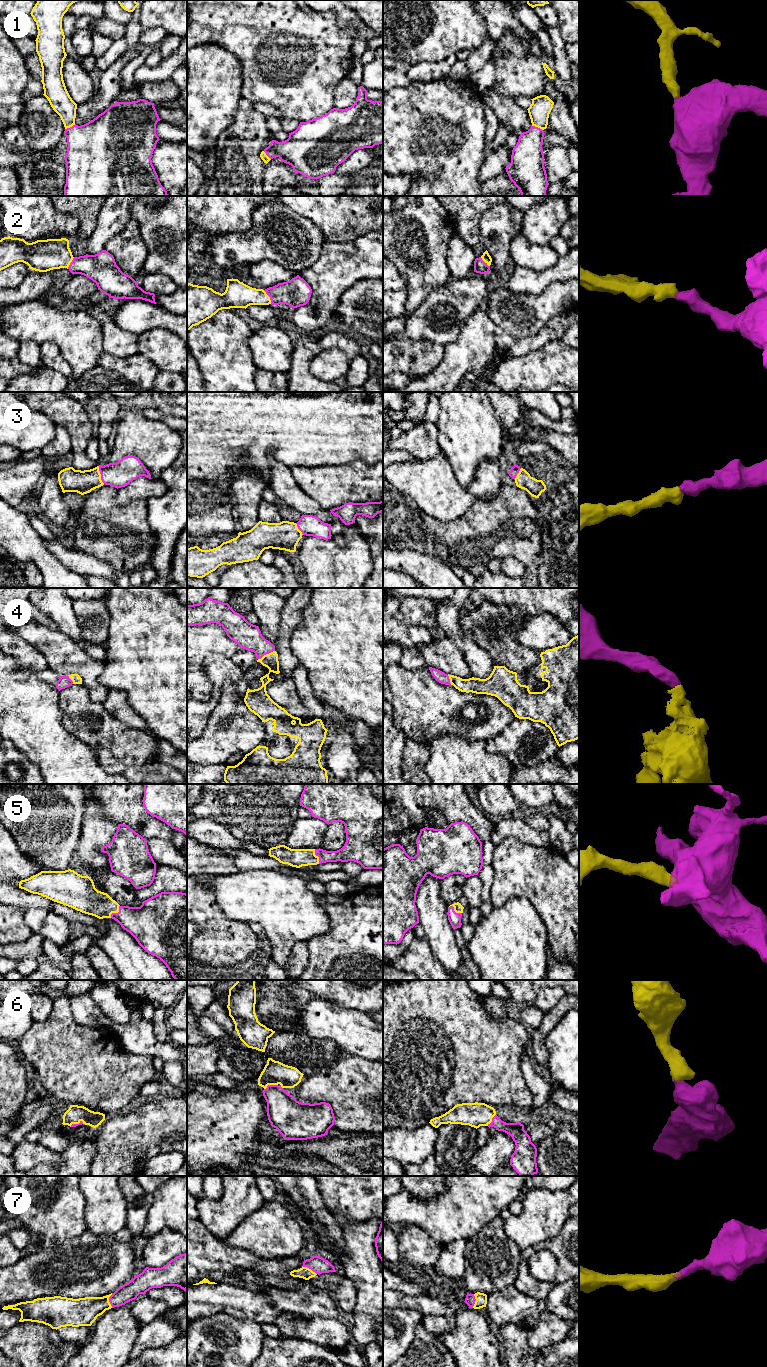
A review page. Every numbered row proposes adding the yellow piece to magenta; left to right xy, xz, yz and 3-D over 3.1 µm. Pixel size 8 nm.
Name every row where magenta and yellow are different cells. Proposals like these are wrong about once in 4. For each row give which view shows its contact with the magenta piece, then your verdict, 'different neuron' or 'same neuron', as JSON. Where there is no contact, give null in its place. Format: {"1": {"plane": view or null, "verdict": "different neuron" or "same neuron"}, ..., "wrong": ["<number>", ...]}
{"1": {"plane": "yz", "verdict": "same neuron"}, "2": {"plane": "xz", "verdict": "same neuron"}, "3": {"plane": "xy", "verdict": "same neuron"}, "4": {"plane": "xz", "verdict": "same neuron"}, "5": {"plane": "xy", "verdict": "same neuron"}, "6": {"plane": "xz", "verdict": "same neuron"}, "7": {"plane": "xy", "verdict": "same neuron"}, "wrong": []}

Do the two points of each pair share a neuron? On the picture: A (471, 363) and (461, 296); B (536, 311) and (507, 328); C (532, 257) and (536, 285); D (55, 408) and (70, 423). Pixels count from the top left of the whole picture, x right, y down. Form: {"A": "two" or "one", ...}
{"A": "two", "B": "one", "C": "two", "D": "one"}

